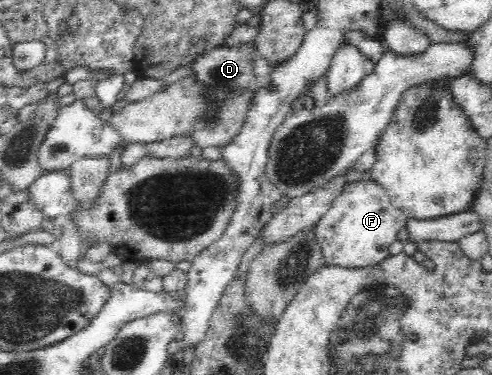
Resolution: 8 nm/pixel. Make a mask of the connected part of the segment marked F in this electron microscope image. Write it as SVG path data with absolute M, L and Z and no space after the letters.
M357 181L345 184L328 211L315 225L317 241L323 251L325 265L365 268L381 262L389 255L390 245L398 239L407 217L391 204L388 192L377 182Z

